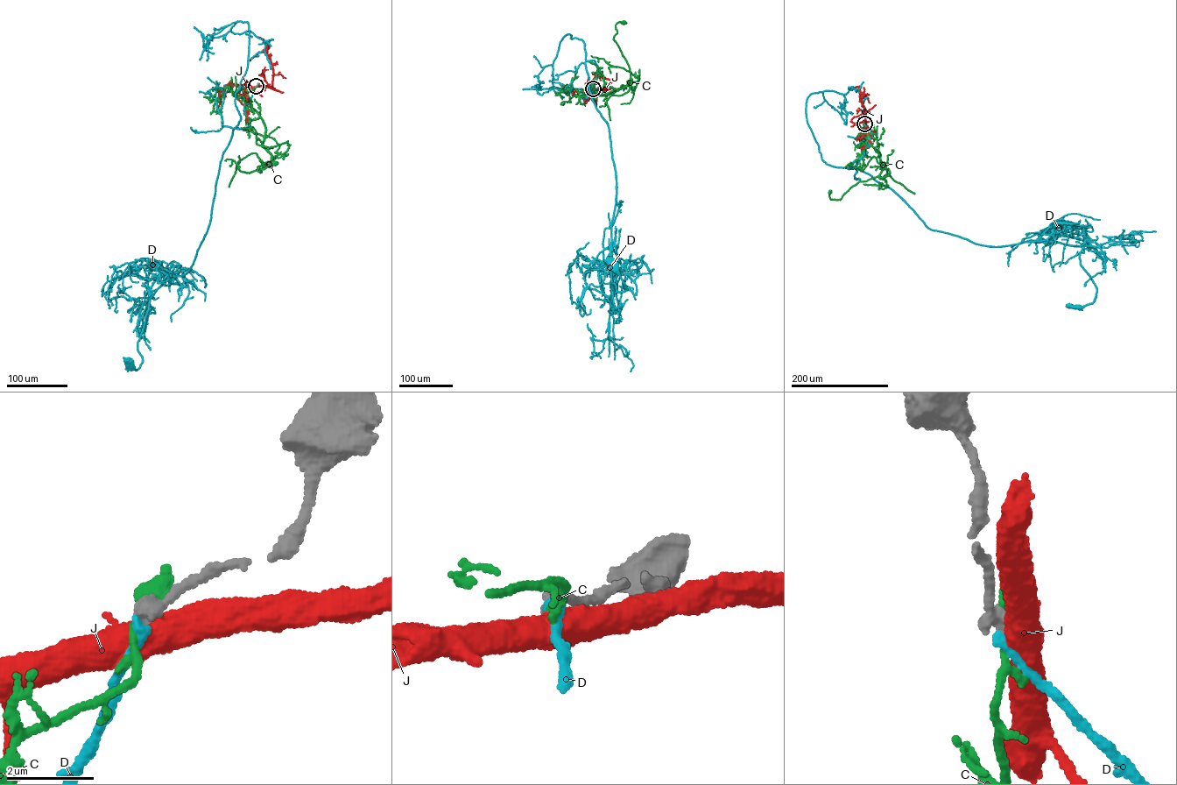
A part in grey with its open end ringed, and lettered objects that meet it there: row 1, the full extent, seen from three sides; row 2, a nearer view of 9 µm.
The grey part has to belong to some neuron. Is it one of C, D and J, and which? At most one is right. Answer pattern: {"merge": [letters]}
{"merge": ["D"]}

